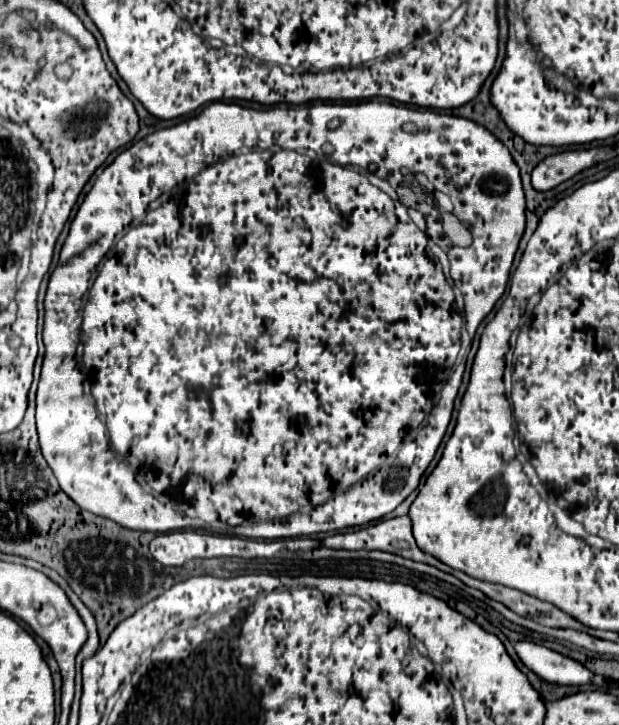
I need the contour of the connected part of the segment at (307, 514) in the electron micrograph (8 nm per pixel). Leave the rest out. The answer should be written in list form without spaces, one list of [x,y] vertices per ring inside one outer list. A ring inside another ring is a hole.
[[[366,100],[358,104],[318,102],[302,108],[280,106],[268,110],[214,102],[200,114],[186,118],[172,128],[158,130],[120,152],[116,160],[98,176],[96,184],[86,194],[76,220],[71,222],[68,237],[60,252],[56,270],[50,276],[46,292],[46,318],[43,326],[45,354],[36,392],[36,424],[42,456],[52,468],[60,488],[82,510],[110,518],[130,530],[168,532],[176,528],[204,528],[212,532],[232,534],[236,528],[240,528],[240,536],[272,540],[333,533],[374,522],[390,514],[410,492],[416,490],[420,476],[434,460],[434,454],[450,424],[452,408],[465,371],[465,363],[452,369],[460,352],[462,332],[462,314],[458,314],[456,308],[456,296],[450,286],[452,280],[454,286],[464,294],[466,326],[474,336],[480,322],[506,290],[512,260],[522,240],[524,228],[526,200],[518,164],[510,156],[508,148],[490,130],[468,118],[438,114],[432,110],[414,110],[404,104],[378,100]],[[418,136],[428,136],[426,150],[422,148],[418,152]],[[354,166],[366,170],[372,166],[372,170],[365,171],[364,176]],[[371,172],[388,178],[396,191],[386,179]],[[402,172],[408,172],[408,176],[422,172],[434,184],[434,190],[450,196],[454,204],[452,214],[456,214],[458,220],[470,230],[472,238],[476,236],[472,246],[448,248],[448,238],[444,236],[440,222],[440,210],[426,208],[424,202],[414,202],[416,208],[424,214],[423,217],[417,210],[404,206],[408,204],[408,190],[414,188],[404,184]],[[426,234],[440,248],[430,252]],[[96,268],[98,276],[90,286],[90,278]],[[80,290],[84,290],[84,296],[88,298],[82,312],[82,302],[78,302]],[[78,342],[82,342],[84,346],[80,364],[76,360]]]

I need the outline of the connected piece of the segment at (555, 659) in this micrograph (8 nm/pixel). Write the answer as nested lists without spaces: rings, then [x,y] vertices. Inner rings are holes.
[[[516,642],[514,648],[526,668],[550,684],[582,686],[590,682],[590,670],[568,656],[532,642]]]

